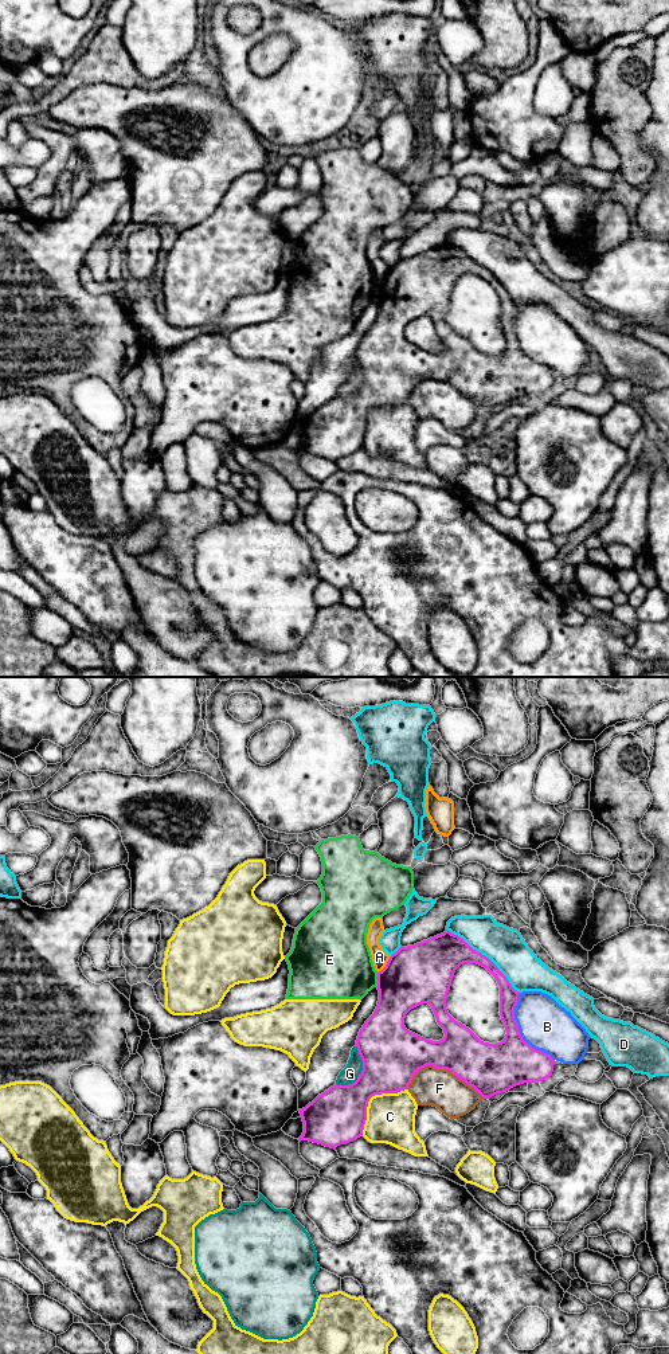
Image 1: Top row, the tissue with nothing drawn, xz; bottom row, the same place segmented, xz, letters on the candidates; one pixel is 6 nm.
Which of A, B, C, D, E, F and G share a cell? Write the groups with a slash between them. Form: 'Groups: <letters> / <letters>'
Groups: A / B / C E / D / F / G

